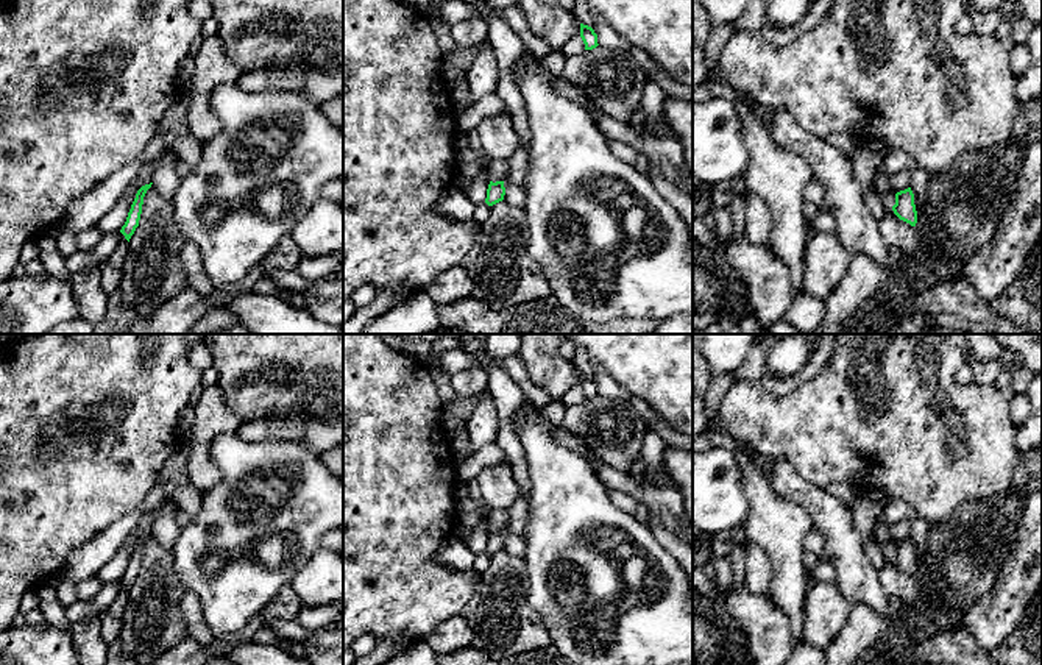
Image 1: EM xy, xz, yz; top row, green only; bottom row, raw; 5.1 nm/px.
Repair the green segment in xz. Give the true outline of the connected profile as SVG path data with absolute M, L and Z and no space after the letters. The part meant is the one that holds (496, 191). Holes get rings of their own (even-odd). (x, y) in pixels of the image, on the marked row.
M490 181L488 189L487 189L485 203L488 206L493 206L493 204L502 201L504 195L505 195L504 181L496 181L496 183Z

